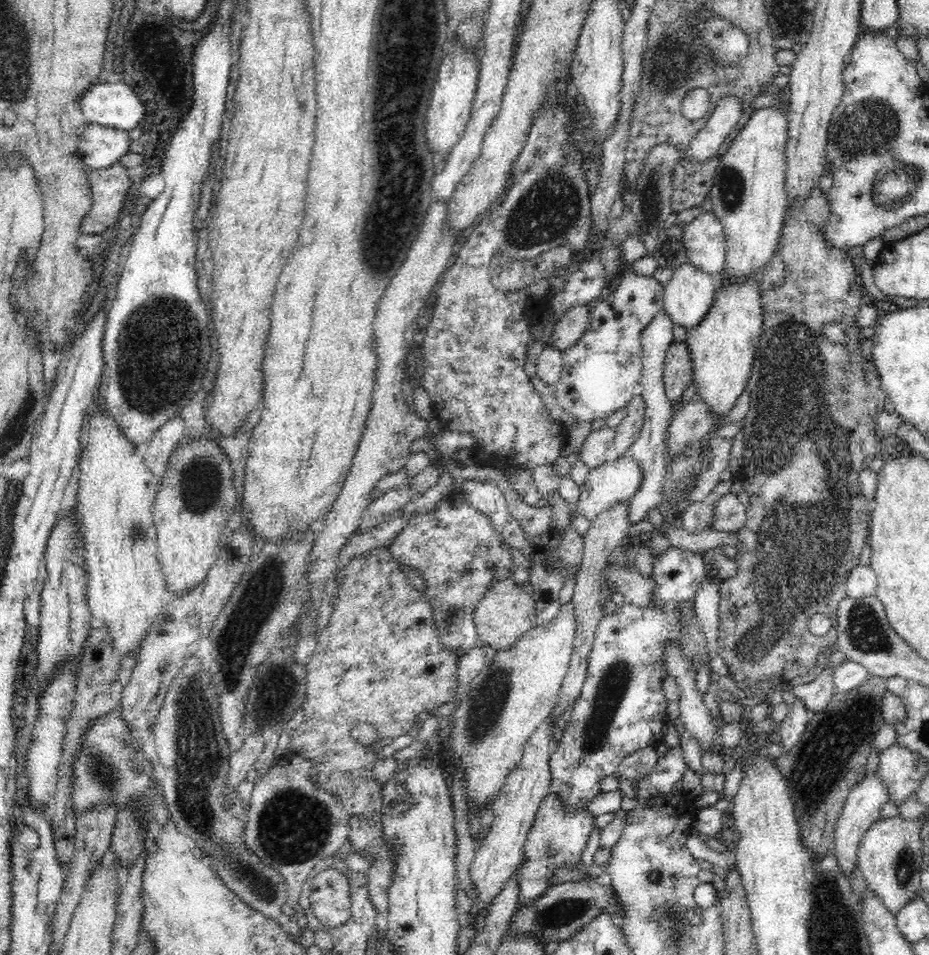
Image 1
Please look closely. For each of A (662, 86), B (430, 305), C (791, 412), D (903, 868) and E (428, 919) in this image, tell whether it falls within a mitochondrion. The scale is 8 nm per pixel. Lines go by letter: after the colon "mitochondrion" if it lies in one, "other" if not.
A: mitochondrion
B: other
C: mitochondrion
D: mitochondrion
E: other

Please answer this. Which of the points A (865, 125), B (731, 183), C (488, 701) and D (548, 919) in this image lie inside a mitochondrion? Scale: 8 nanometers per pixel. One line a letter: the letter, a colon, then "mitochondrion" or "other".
A: mitochondrion
B: mitochondrion
C: mitochondrion
D: mitochondrion

